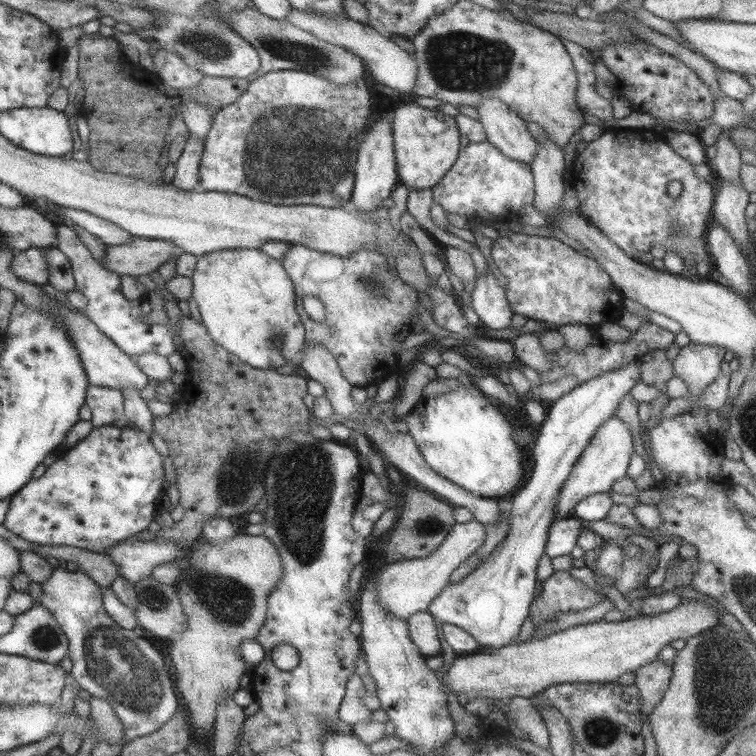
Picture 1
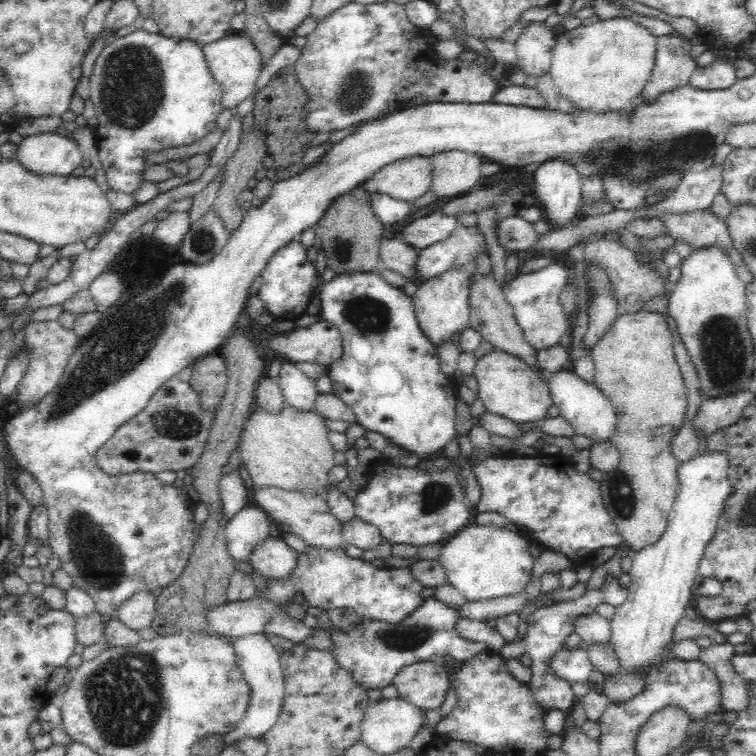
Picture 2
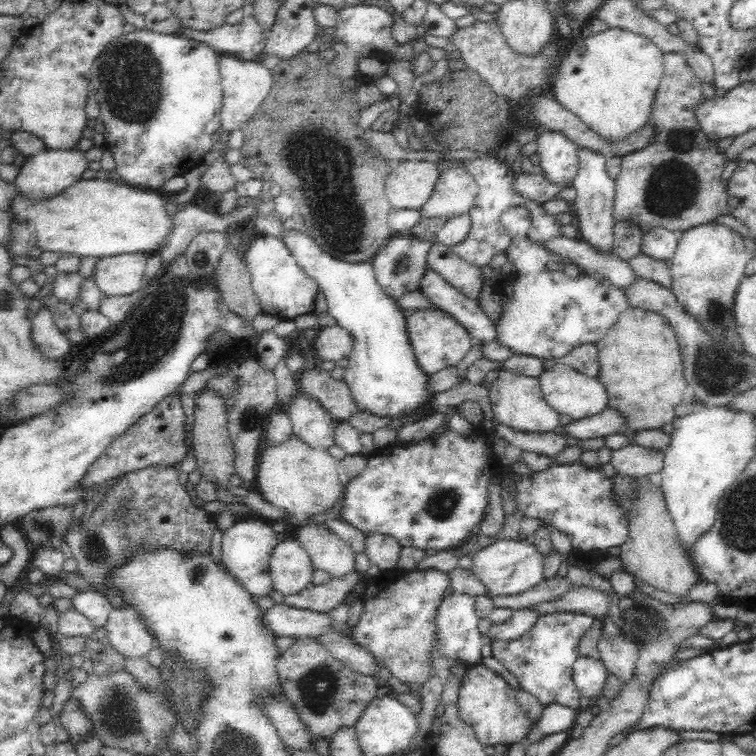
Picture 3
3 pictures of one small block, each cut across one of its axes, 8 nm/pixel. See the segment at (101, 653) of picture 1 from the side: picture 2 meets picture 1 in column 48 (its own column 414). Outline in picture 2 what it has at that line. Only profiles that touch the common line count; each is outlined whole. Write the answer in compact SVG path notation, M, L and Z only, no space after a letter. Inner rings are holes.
M338 548L338 550L309 549L308 554L299 554L298 568L293 571L286 582L267 580L268 592L262 598L285 606L296 592L301 592L310 607L318 607L323 611L350 608L368 620L374 619L388 624L396 624L404 620L426 600L421 596L423 588L426 587L420 585L420 581L414 578L409 568L390 566L374 568L368 562L346 556L344 548Z

